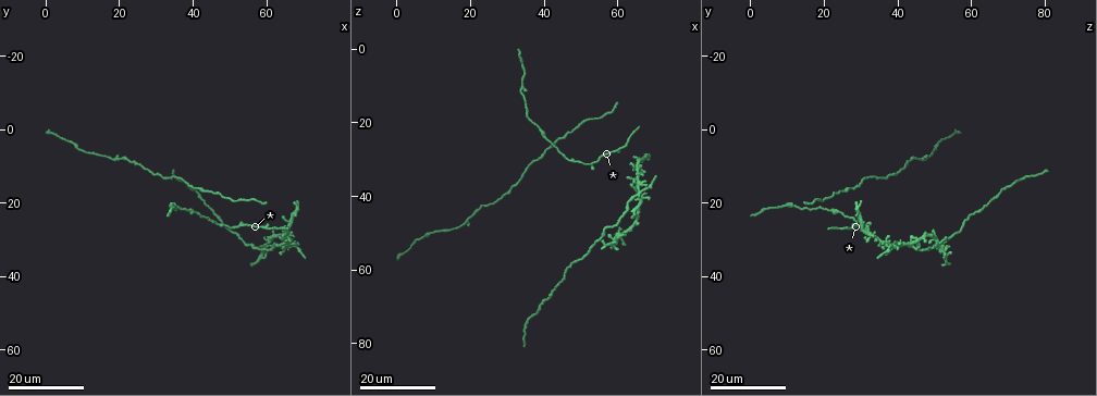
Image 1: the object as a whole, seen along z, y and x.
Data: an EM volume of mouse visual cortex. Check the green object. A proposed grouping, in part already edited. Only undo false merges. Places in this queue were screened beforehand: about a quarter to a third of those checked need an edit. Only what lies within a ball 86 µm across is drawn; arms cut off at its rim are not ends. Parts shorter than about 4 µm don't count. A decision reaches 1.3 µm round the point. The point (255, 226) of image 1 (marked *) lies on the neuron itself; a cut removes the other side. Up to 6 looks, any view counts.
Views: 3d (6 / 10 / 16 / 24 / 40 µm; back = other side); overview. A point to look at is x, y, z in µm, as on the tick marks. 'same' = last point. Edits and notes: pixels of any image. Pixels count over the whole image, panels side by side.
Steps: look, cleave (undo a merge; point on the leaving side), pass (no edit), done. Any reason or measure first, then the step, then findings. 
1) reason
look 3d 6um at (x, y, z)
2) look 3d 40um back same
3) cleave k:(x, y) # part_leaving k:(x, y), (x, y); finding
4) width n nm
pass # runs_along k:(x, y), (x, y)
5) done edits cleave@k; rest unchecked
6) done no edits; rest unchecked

look 3d 16um at (43.5, 16.5, 25.5)

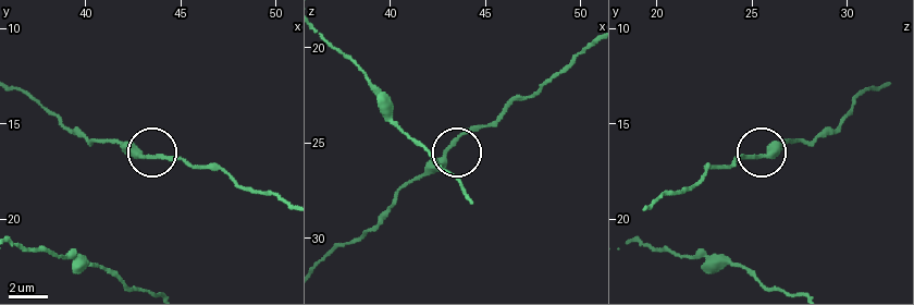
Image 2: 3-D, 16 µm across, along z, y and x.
look 3d 6um at (43.1, 16.7, 25.4)

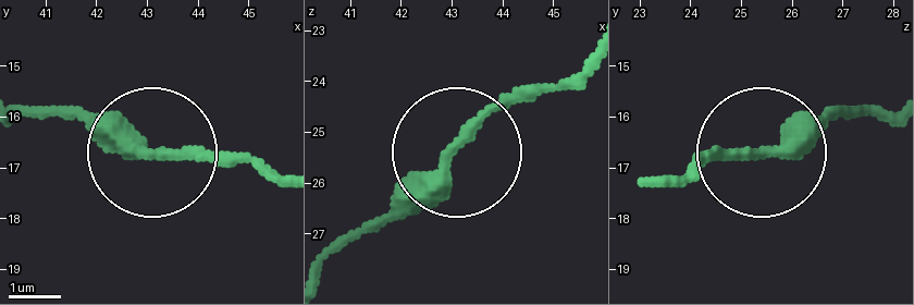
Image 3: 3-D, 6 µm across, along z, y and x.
look 3d 6um back at (43.00, 16.70, 25.40)

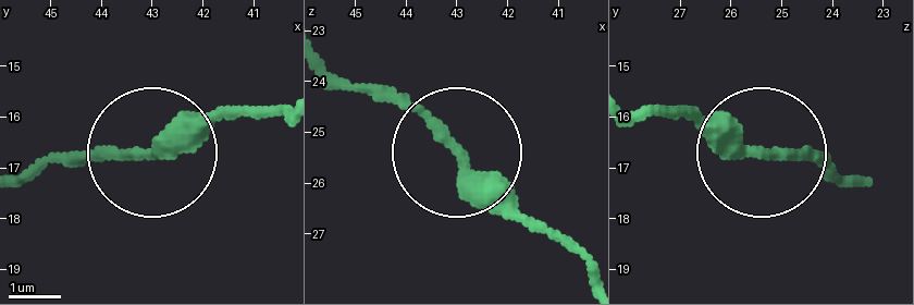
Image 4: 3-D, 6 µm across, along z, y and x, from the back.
pass # one neuron here

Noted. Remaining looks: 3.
three-way junction
look 3d 16um at (65.5, 32.0, 40.0)

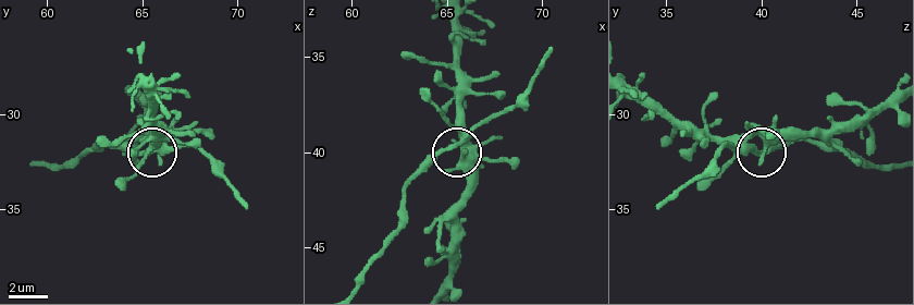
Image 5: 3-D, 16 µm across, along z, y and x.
closer look
look 3d 10um at (65.4, 32.0, 39.7)

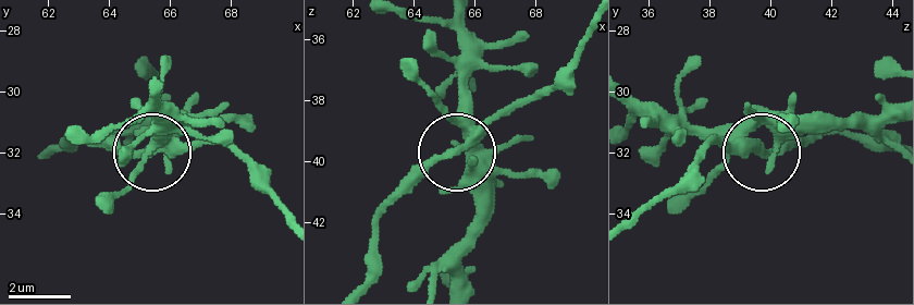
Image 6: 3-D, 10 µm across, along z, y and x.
width 250 nm
pass # all the same neuron

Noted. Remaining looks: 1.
done no edits; rest unchecked

